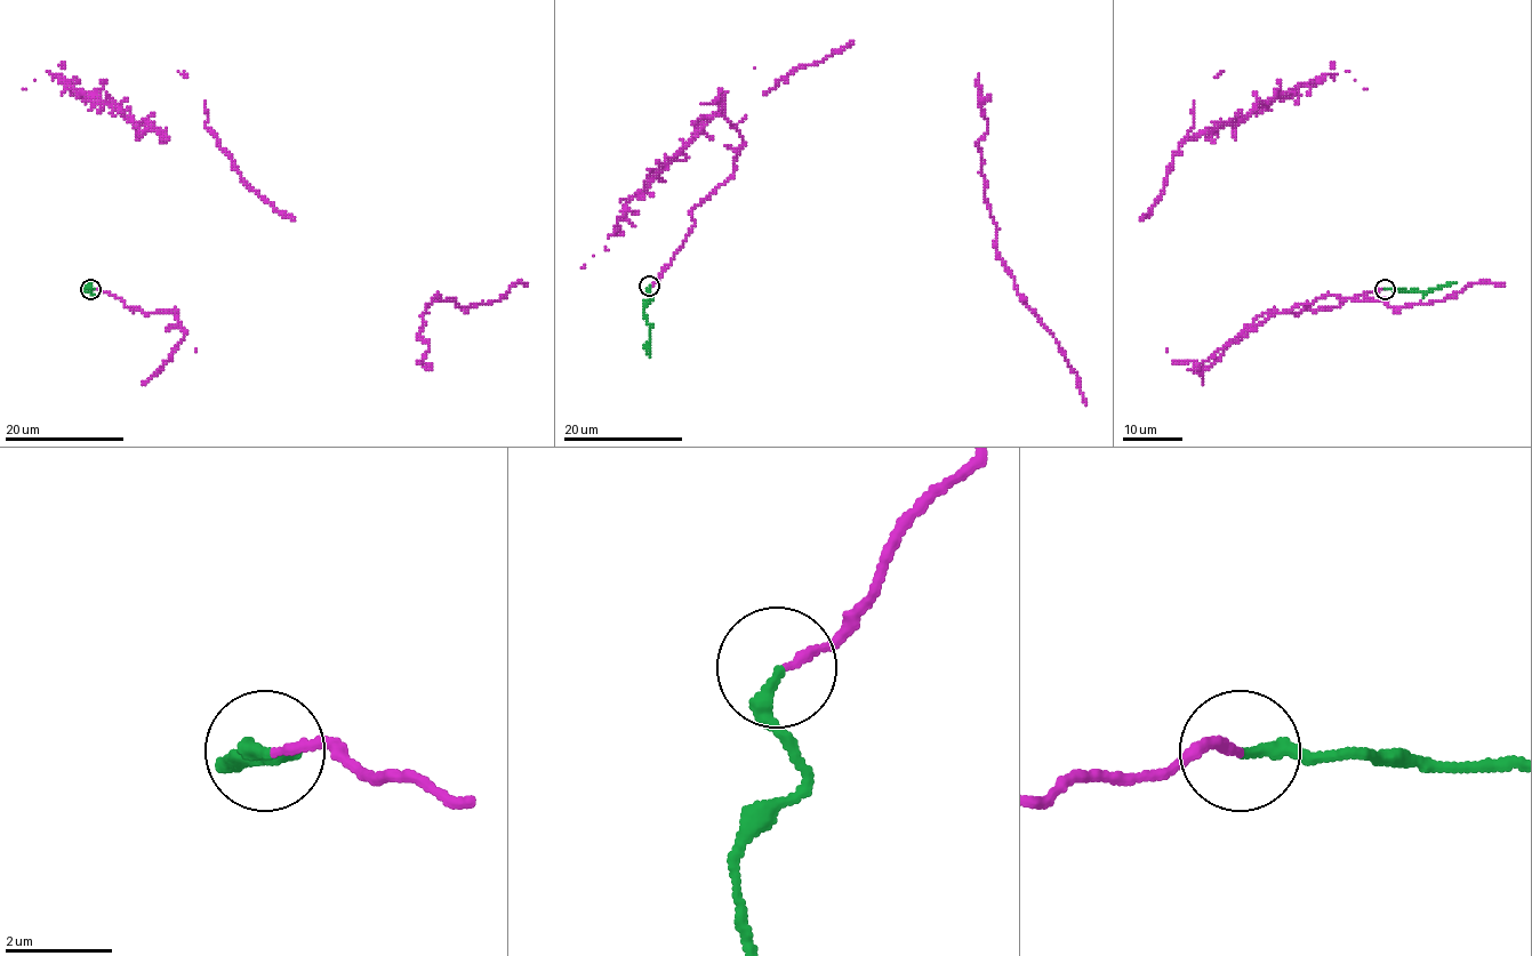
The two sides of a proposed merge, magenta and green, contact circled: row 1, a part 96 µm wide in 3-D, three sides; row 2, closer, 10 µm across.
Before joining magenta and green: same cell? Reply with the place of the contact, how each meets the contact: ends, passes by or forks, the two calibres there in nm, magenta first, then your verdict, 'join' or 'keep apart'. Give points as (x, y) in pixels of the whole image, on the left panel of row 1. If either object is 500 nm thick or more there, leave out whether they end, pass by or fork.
place (90, 289); magenta ends; green ends; calibres 150 and 260 nm; join

